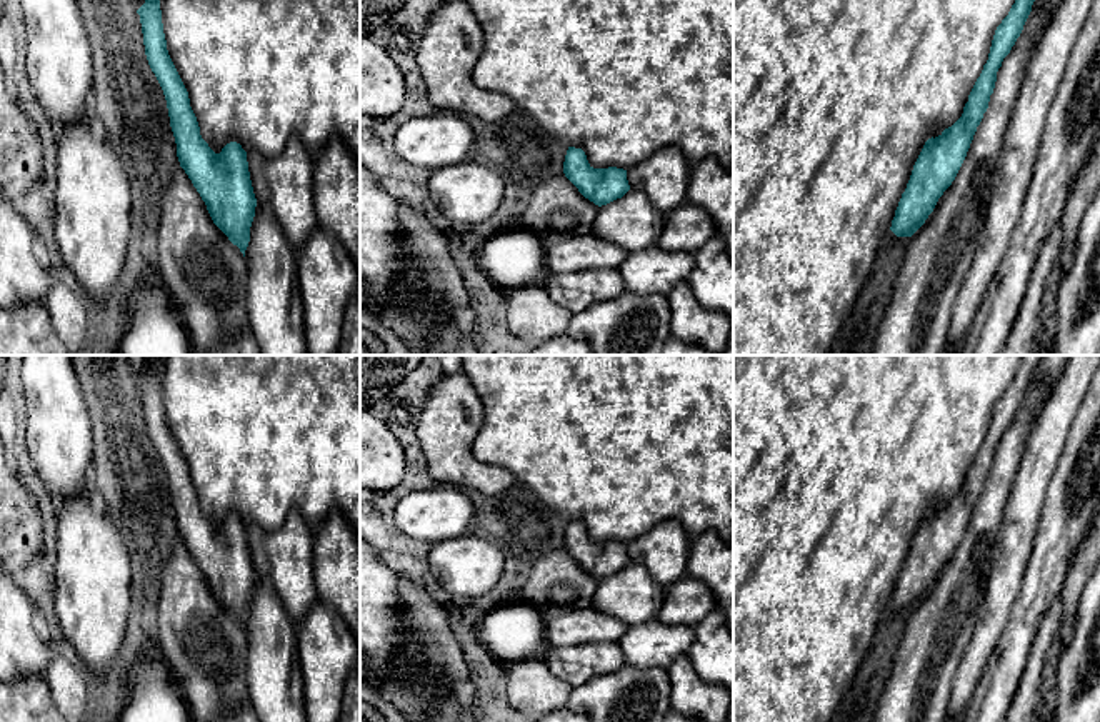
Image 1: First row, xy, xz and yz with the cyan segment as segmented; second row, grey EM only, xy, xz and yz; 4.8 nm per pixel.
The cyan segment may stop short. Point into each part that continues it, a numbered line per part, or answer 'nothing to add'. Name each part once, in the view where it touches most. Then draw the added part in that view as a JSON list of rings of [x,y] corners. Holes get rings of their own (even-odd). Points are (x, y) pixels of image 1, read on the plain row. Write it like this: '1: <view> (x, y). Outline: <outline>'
nothing to add

